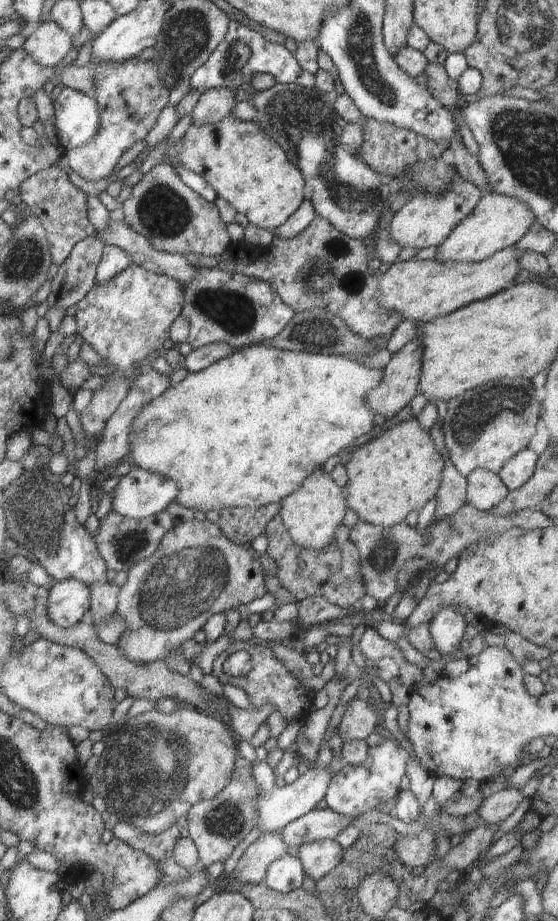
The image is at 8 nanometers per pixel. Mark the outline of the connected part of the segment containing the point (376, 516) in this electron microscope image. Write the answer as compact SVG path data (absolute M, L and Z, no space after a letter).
M412 418L394 424L387 430L376 431L377 437L371 439L352 451L352 456L345 464L347 470L347 485L344 492L347 506L364 521L380 527L389 527L405 520L407 514L413 510L420 511L423 506L434 498L442 480L444 460L436 449L430 433Z

